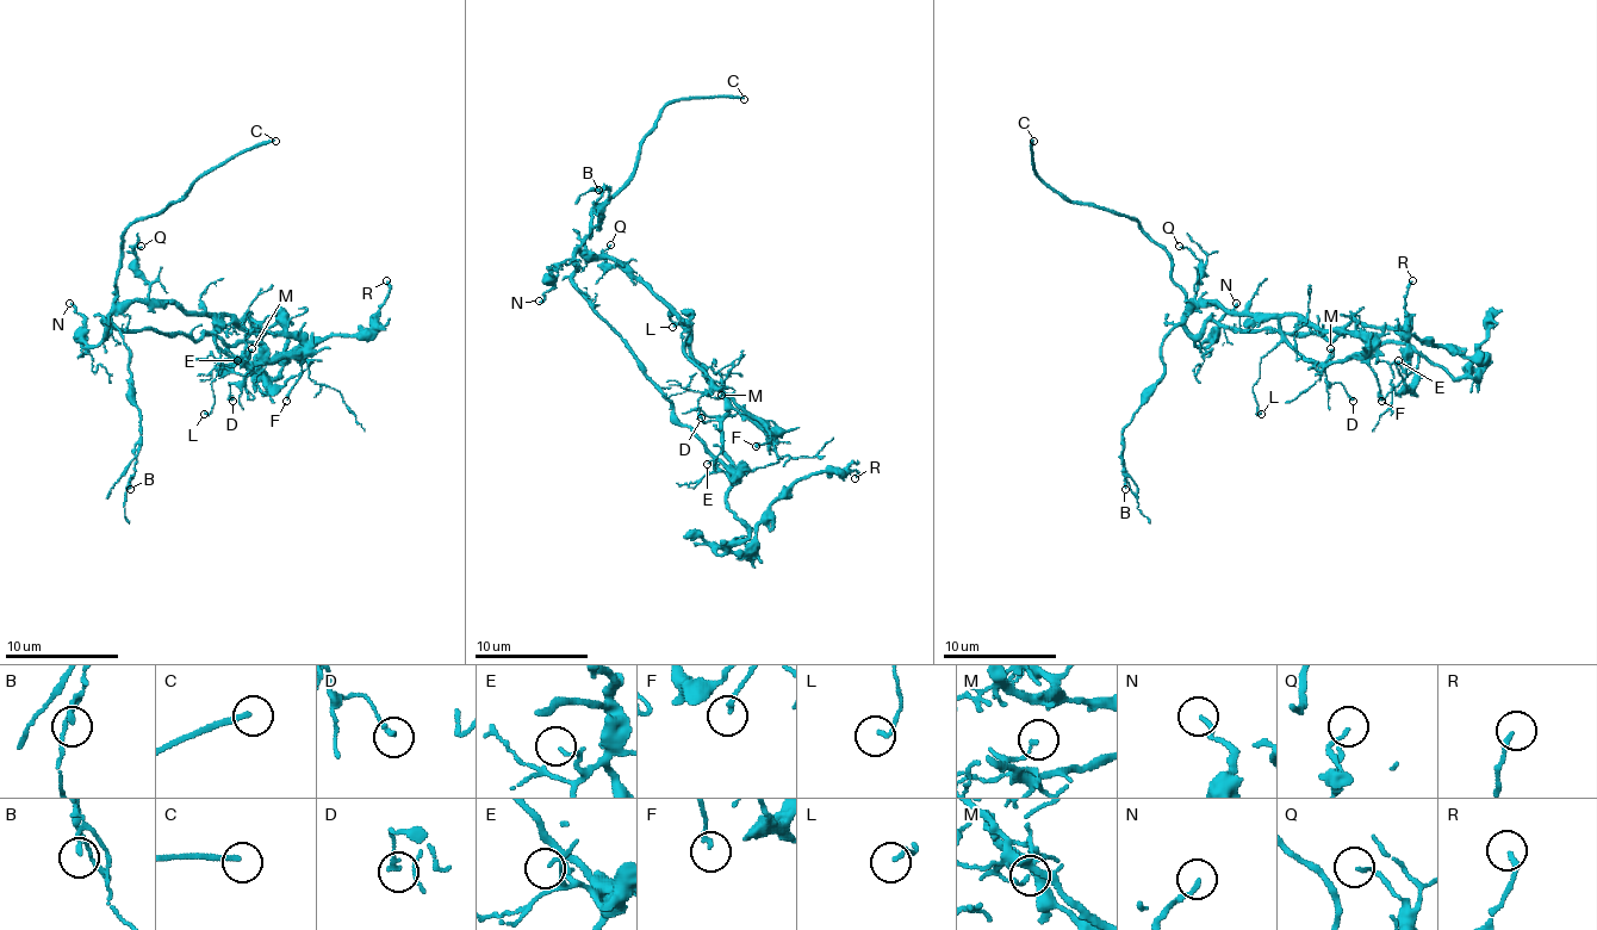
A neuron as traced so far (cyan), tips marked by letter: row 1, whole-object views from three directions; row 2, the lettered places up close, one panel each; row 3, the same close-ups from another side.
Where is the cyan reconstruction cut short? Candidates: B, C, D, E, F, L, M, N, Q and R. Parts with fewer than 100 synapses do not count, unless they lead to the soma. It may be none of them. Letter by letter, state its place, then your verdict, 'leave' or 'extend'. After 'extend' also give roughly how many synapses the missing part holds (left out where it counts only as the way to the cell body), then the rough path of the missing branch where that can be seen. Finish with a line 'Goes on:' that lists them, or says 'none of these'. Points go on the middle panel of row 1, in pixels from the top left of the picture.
B: at (598, 190); leave
C: at (744, 99); extend; missing branch runs (744, 99), (772, 99), (784, 93), (795, 81), (799, 44), (824, 19), (832, 16), (824, 24)
D: at (701, 417); leave
E: at (707, 464); leave
F: at (756, 446); leave
L: at (672, 327); leave
M: at (721, 395); leave
N: at (539, 301); leave
Q: at (610, 245); leave
R: at (855, 478); leave
Goes on: C

